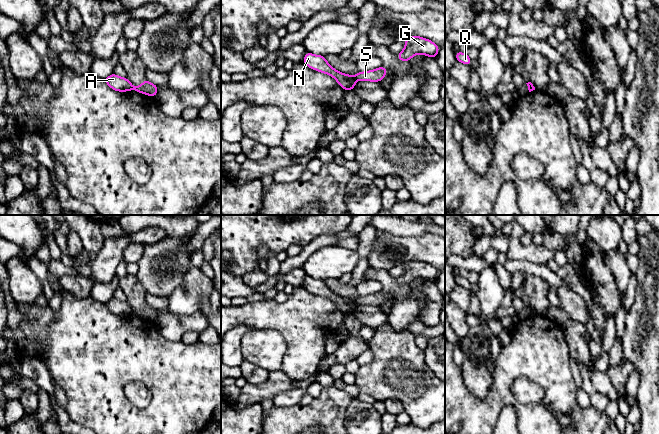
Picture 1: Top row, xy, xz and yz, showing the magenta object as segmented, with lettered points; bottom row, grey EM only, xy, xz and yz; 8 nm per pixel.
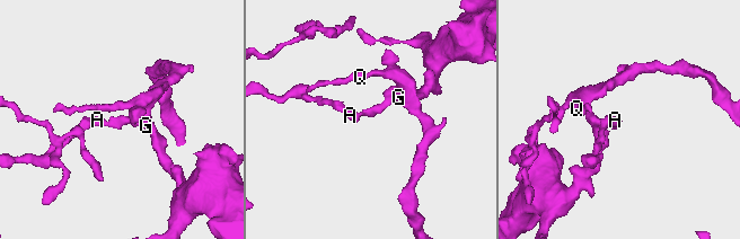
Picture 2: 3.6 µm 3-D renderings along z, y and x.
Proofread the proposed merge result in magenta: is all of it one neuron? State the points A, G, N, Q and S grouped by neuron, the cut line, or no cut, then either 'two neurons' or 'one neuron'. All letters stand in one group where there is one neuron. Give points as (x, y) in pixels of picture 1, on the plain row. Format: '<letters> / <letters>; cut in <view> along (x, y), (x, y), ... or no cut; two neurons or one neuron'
A N / G Q S; cut in xz along (353, 300), (357, 304); two neurons

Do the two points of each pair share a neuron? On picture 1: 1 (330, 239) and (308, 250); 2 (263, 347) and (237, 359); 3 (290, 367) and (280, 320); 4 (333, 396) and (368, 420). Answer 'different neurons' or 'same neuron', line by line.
1: same neuron
2: different neurons
3: same neuron
4: different neurons

